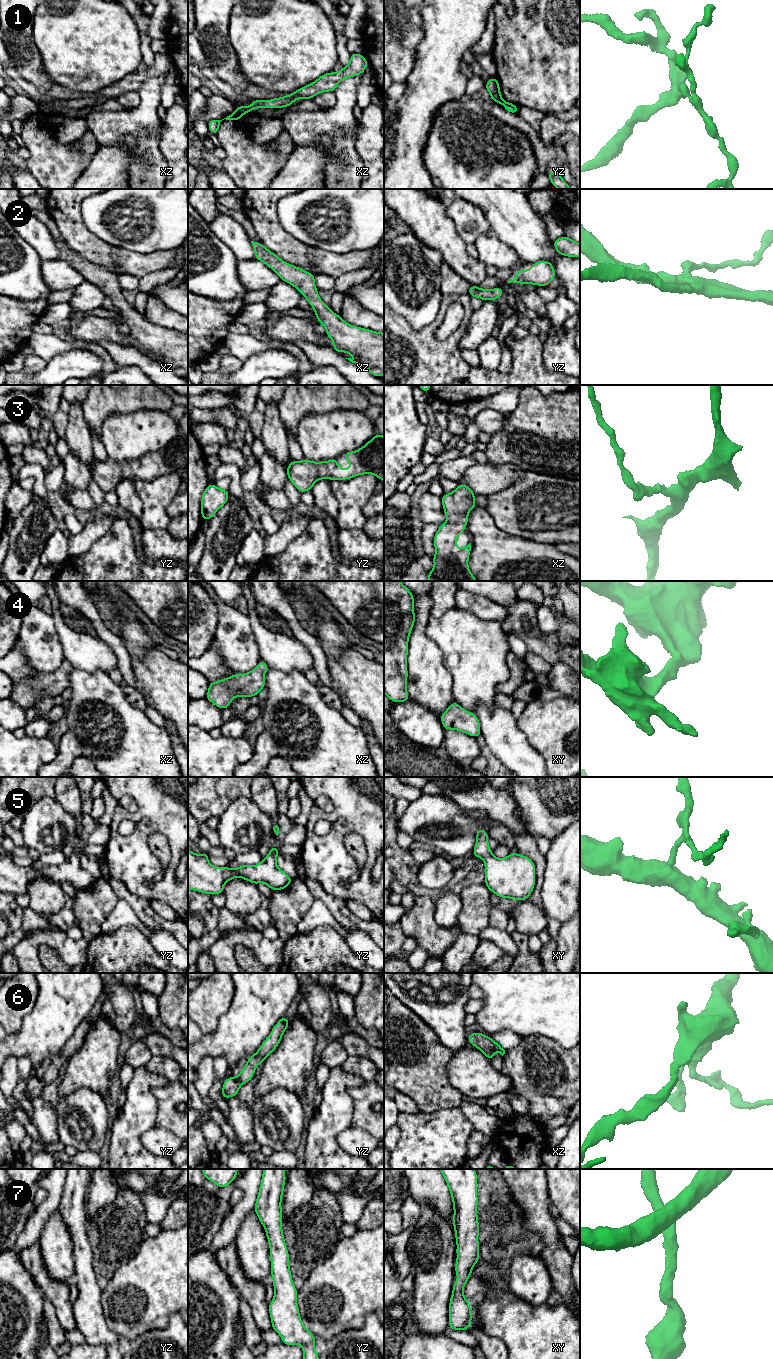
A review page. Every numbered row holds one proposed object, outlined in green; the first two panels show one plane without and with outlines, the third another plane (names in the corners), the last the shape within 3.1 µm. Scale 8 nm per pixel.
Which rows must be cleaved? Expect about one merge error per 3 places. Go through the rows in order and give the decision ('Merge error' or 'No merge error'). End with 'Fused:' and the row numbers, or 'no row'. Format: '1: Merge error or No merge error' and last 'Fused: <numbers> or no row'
1: Merge error
2: No merge error
3: No merge error
4: No merge error
5: No merge error
6: No merge error
7: No merge error
Fused: 1

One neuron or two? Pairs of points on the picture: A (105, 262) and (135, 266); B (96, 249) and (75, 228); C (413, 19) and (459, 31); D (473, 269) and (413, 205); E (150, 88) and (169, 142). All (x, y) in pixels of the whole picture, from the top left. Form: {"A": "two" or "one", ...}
{"A": "two", "B": "one", "C": "two", "D": "one", "E": "two"}

